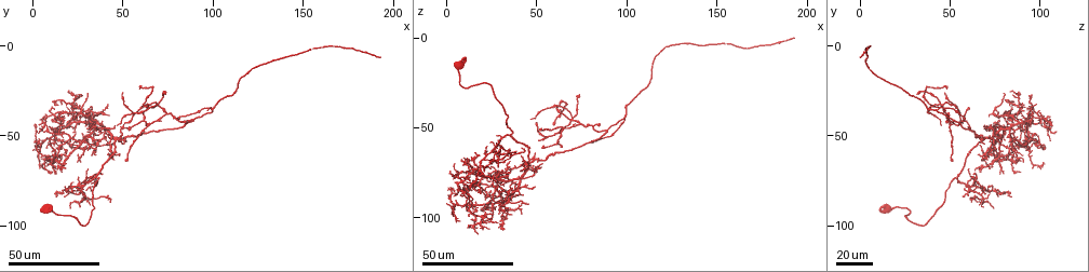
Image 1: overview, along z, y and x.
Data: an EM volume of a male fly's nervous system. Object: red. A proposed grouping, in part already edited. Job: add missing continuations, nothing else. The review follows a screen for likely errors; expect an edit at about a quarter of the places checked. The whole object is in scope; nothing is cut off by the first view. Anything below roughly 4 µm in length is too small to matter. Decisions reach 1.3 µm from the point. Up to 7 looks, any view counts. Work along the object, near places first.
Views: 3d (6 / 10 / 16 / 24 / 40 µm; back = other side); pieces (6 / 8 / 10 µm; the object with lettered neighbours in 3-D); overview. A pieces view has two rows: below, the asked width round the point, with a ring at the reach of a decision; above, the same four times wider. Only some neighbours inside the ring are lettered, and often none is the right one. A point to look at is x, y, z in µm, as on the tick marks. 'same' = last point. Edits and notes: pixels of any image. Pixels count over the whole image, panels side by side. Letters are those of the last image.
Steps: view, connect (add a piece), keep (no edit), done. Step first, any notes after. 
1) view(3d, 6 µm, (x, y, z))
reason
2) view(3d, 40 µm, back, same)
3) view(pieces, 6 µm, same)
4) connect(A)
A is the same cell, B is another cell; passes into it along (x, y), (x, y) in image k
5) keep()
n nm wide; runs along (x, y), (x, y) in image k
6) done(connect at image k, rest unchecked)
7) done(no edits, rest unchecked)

view(3d, 40 µm, (192, 6, 1))
tapers out

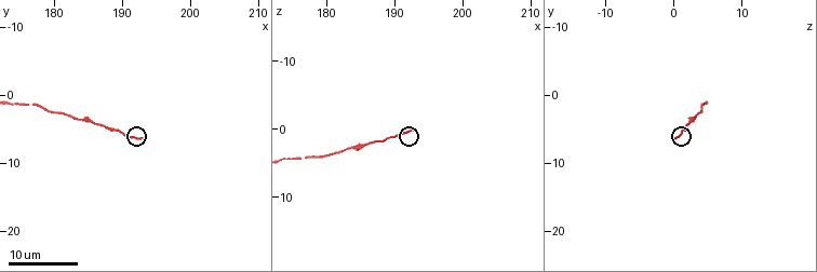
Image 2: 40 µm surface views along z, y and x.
view(pieces, 6 µm, (192.5, 6.5, 0.0))

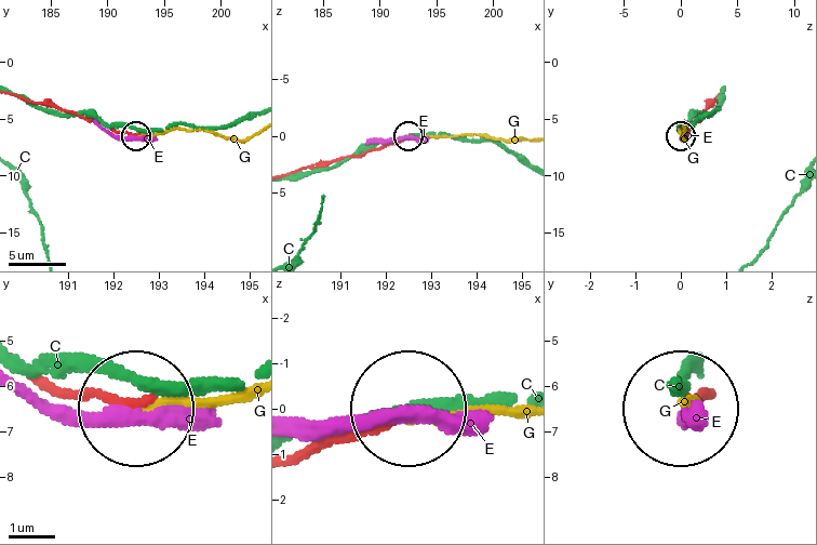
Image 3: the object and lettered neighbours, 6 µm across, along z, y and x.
keep()
C, E and G are other cells; runs along (292, 461), (404, 417) in image 3; no lettered piece goes on from it

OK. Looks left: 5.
view(3d, 40 µm, (73, 26, 31))
end of a long branch

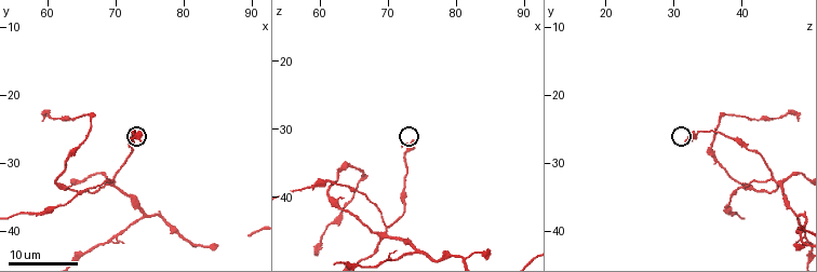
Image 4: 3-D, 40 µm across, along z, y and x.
view(3d, 10 µm, (73.5, 26.5, 31.5))
zoom in

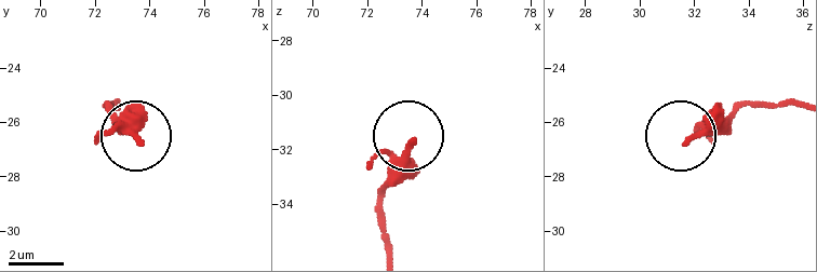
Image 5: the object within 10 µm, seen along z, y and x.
view(pieces, 6 µm, (73.5, 26.6, 31.8))
what lies round it

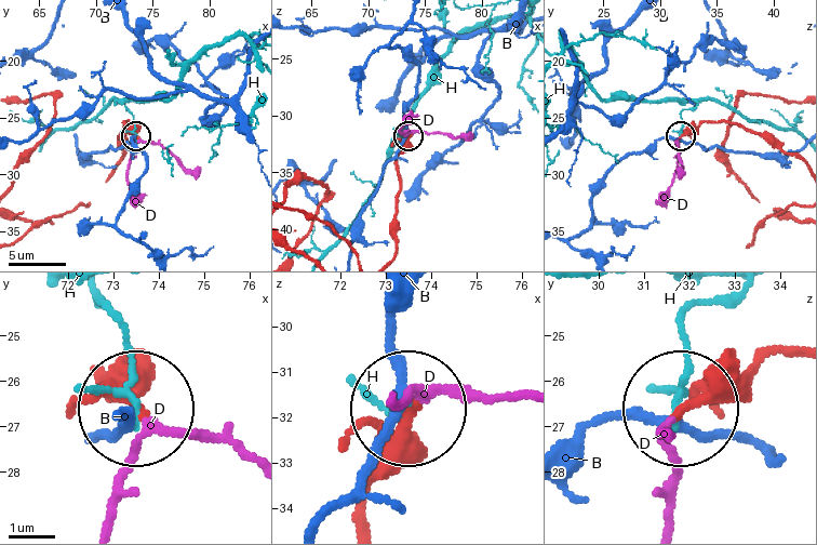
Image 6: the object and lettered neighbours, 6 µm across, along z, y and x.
connect(D)
200 nm wide; D is the same cell, B and H are other cells; passes into it along (709, 123), (698, 124), (679, 136), (673, 181), (656, 203) in image 6; the neuron continues

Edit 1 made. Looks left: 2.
done(connect at image 6, rest unchecked)

